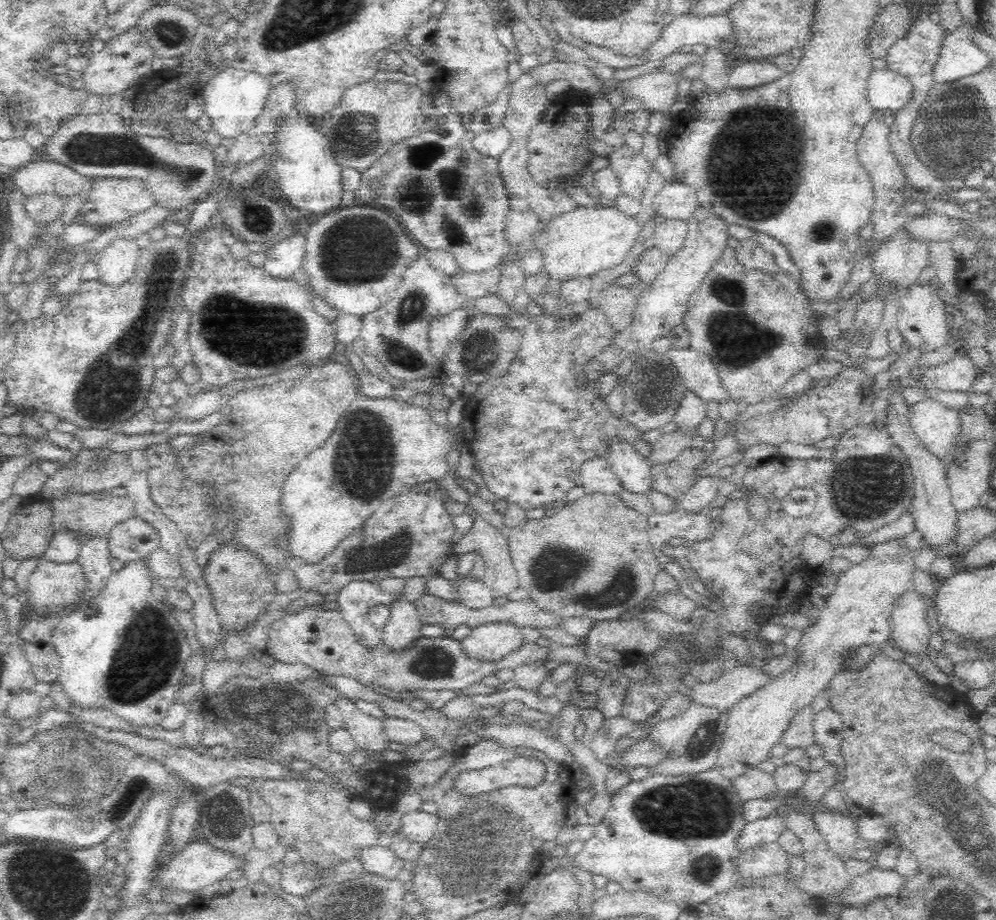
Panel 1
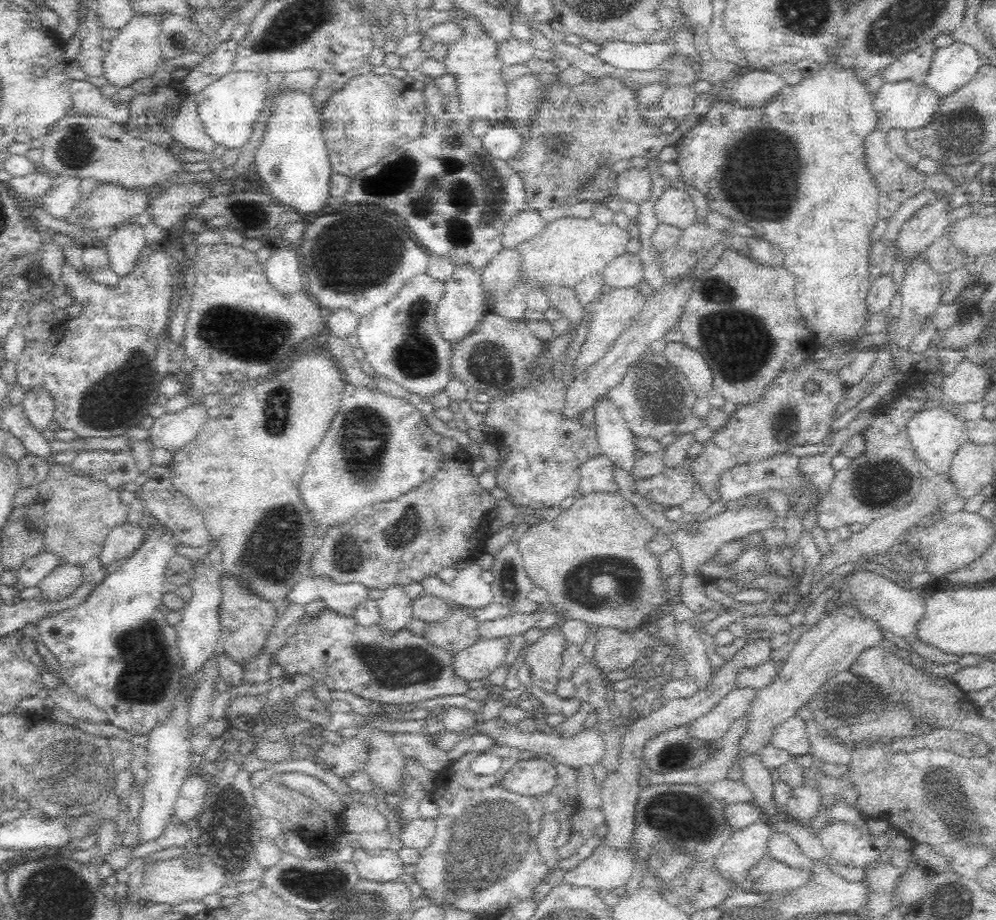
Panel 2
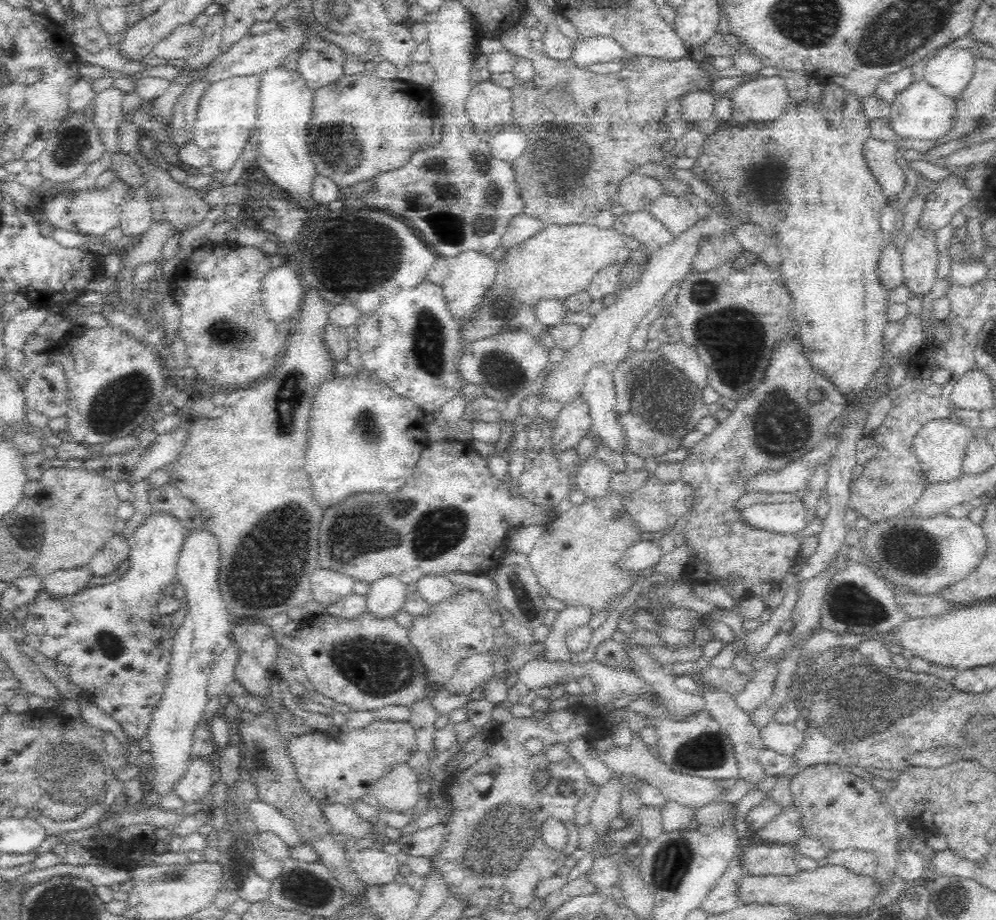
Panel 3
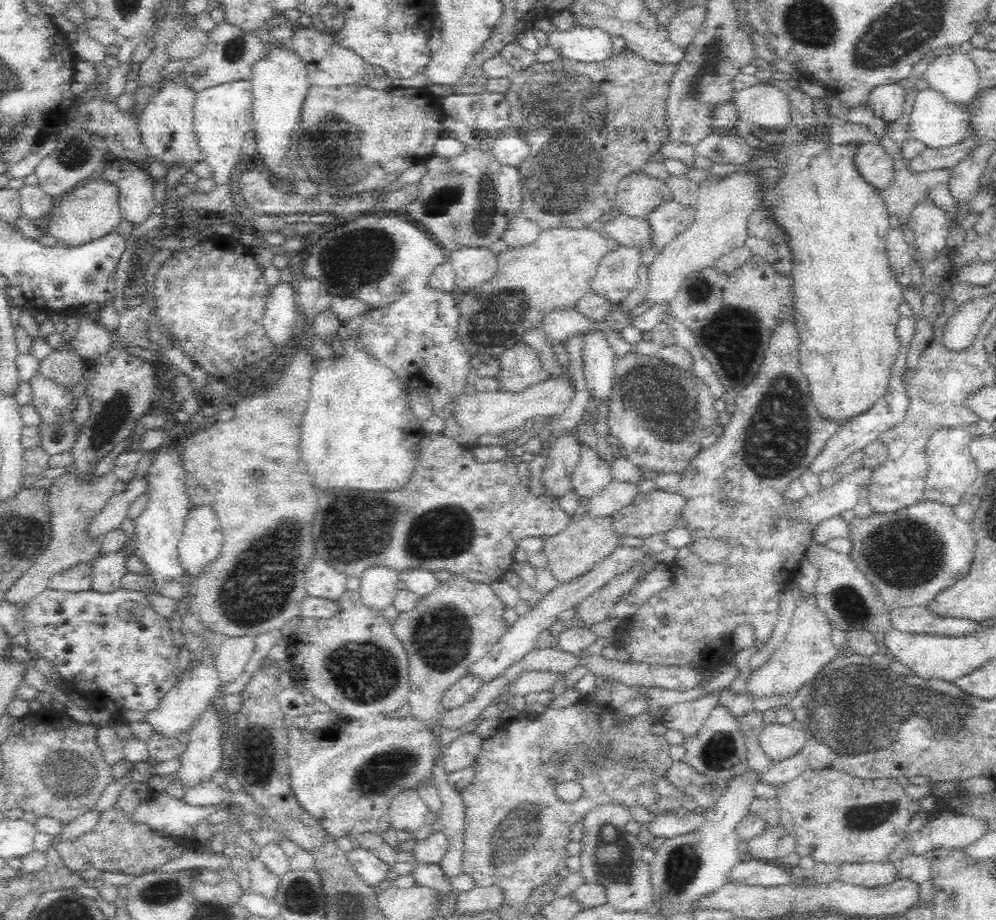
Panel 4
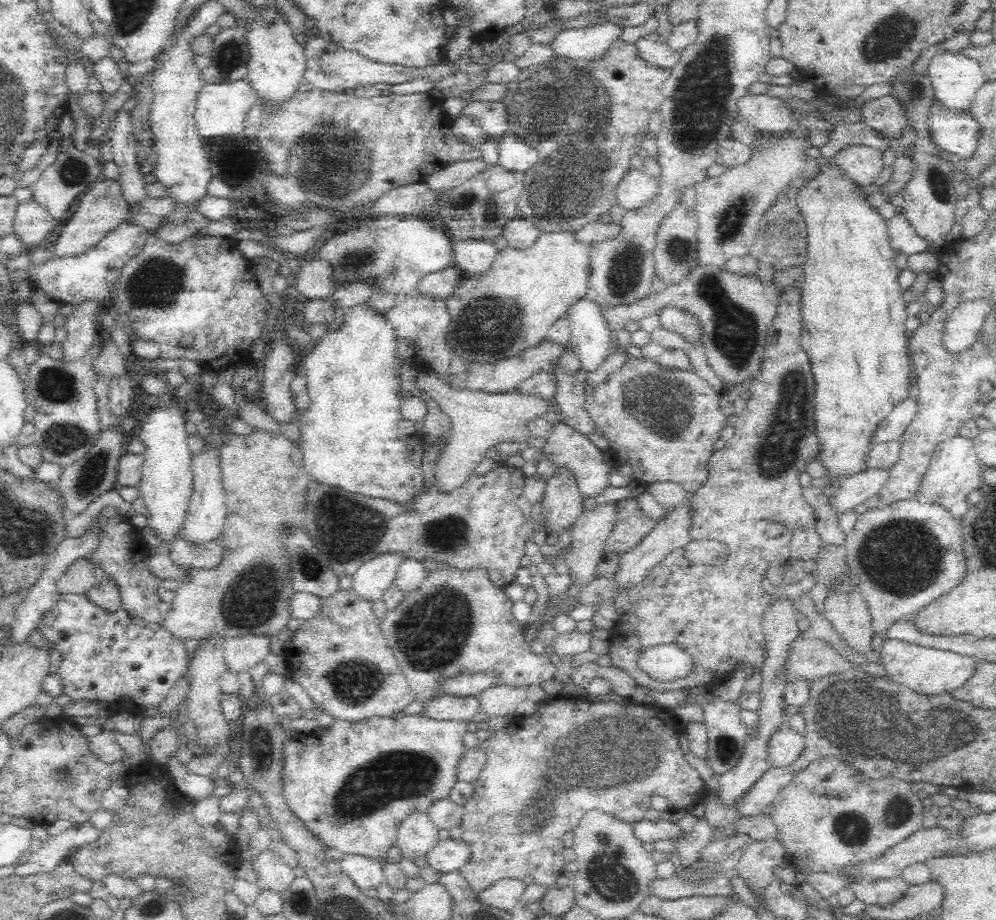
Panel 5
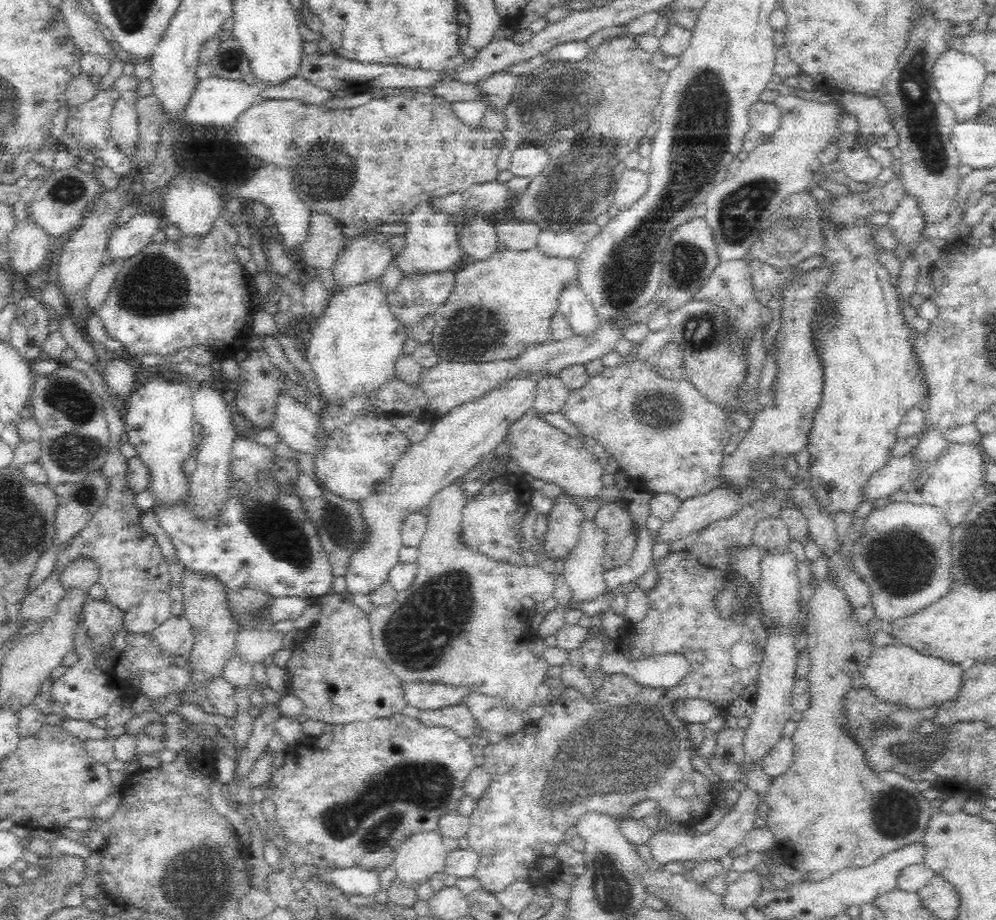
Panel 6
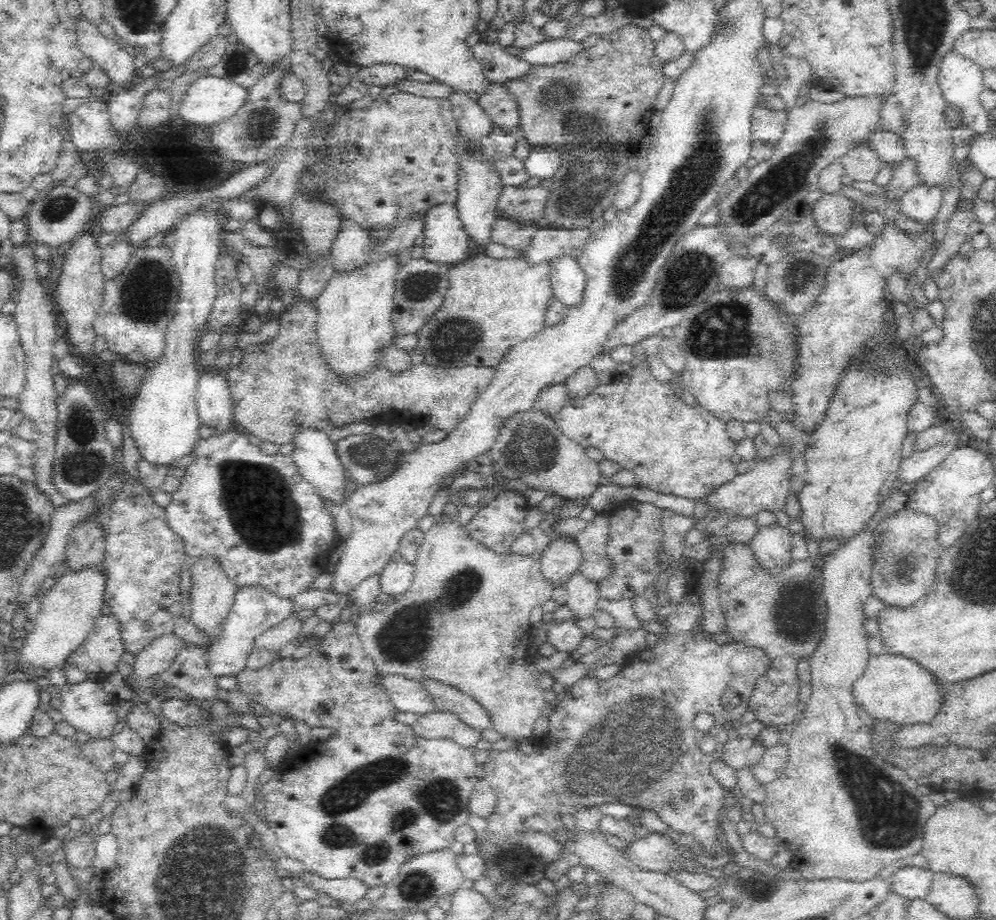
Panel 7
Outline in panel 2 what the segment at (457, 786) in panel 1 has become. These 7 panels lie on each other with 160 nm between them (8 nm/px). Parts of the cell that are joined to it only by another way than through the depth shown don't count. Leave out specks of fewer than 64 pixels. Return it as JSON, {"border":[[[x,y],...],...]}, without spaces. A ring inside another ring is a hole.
{"border":[[[544,758],[522,759],[499,780],[502,788],[523,796],[540,796],[554,788],[557,770]]]}

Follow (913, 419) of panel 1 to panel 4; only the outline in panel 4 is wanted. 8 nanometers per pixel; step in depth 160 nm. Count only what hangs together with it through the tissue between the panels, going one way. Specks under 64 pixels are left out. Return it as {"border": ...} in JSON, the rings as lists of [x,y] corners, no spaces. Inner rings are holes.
{"border":[[[946,427],[935,430],[926,441],[926,460],[928,470],[926,475],[926,490],[924,498],[944,502],[950,506],[961,503],[960,496],[974,484],[976,476],[980,476],[980,471],[974,464],[972,455],[968,452],[970,441],[973,436],[967,427]]]}

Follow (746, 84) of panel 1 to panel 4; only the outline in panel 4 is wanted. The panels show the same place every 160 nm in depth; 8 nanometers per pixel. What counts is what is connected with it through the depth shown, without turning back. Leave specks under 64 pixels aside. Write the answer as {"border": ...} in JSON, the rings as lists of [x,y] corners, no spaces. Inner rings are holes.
{"border":[[[750,86],[734,92],[731,100],[740,120],[750,120],[756,127],[783,130],[792,123],[790,101],[778,86]]]}

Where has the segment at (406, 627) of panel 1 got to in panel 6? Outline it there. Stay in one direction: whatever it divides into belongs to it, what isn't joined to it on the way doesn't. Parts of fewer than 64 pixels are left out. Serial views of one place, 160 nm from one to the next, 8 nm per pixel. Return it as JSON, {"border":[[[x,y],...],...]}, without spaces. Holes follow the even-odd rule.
{"border":[[[534,374],[530,377],[512,378],[508,384],[501,386],[498,390],[493,390],[482,398],[454,407],[447,412],[442,418],[439,418],[431,426],[430,431],[424,439],[412,446],[400,457],[397,465],[394,466],[393,474],[389,480],[372,496],[364,498],[361,502],[363,507],[363,516],[366,518],[367,540],[351,559],[348,573],[344,576],[346,579],[346,592],[350,594],[369,595],[373,593],[380,585],[389,580],[389,573],[399,564],[399,552],[403,546],[402,541],[402,524],[406,520],[410,511],[420,510],[429,506],[434,494],[442,491],[455,478],[464,475],[470,471],[473,466],[486,460],[485,456],[492,452],[507,435],[509,426],[522,418],[526,413],[532,413],[532,401],[535,393],[535,384],[548,374]]]}

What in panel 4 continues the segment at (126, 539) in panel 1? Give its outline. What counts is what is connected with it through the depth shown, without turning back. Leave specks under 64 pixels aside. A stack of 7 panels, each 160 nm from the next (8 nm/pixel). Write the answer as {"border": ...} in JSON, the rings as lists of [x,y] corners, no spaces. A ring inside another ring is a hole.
{"border":[[[110,551],[98,555],[90,564],[92,568],[91,588],[95,591],[111,591],[123,588],[121,579],[128,574],[127,557],[121,551]]]}

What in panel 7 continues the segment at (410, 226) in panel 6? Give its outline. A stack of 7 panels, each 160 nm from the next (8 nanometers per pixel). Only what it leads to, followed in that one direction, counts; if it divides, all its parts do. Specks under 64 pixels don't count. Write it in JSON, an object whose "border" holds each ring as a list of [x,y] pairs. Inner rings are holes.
{"border":[[[440,203],[430,207],[421,221],[424,235],[422,259],[452,266],[468,258],[469,238],[454,204]]]}

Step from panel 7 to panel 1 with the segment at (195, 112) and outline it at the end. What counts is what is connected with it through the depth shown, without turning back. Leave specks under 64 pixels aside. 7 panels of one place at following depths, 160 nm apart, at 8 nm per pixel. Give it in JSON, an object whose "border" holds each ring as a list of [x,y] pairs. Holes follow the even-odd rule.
{"border":[[[227,66],[226,70],[216,74],[201,90],[206,106],[204,113],[208,115],[211,128],[221,138],[236,138],[254,128],[254,123],[262,108],[266,106],[268,94],[272,89],[261,74]]]}

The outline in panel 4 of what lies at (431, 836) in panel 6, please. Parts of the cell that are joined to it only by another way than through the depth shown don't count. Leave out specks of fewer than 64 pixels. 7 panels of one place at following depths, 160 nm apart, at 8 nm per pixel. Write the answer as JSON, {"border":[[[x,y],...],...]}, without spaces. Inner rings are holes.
{"border":[[[416,788],[400,790],[394,798],[390,798],[387,811],[391,826],[409,832],[411,838],[415,838],[416,832],[427,826],[426,814],[429,810]]]}

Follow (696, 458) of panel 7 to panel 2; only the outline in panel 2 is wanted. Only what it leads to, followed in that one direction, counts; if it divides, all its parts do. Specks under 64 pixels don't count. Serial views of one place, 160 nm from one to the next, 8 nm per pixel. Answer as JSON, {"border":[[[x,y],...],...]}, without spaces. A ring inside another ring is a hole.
{"border":[[[650,348],[628,368],[622,380],[607,392],[608,399],[621,412],[631,433],[637,437],[660,440],[692,414],[698,398],[686,377],[667,360],[664,354]]]}

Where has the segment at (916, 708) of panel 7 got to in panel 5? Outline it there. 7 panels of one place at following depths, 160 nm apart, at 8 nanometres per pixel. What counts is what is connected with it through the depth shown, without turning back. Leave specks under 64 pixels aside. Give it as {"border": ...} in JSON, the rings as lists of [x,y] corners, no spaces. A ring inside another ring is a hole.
{"border":[[[886,639],[878,651],[880,663],[884,665],[884,677],[922,694],[953,693],[960,688],[976,670],[976,655],[960,654],[950,650],[936,650],[926,646]]]}

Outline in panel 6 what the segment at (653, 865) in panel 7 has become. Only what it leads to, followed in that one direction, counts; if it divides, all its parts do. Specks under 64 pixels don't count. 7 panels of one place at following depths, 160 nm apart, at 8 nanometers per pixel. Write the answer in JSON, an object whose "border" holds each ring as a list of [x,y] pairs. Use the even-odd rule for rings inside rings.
{"border":[[[739,788],[740,797],[737,802],[728,810],[722,820],[710,830],[710,832],[696,832],[696,834],[684,834],[681,831],[670,831],[668,829],[659,829],[647,845],[650,848],[652,858],[662,866],[674,861],[701,861],[714,860],[724,854],[730,854],[734,848],[738,848],[744,842],[744,836],[753,829],[756,818],[761,816],[758,808],[762,802],[766,802],[767,792],[756,792],[752,788]]]}

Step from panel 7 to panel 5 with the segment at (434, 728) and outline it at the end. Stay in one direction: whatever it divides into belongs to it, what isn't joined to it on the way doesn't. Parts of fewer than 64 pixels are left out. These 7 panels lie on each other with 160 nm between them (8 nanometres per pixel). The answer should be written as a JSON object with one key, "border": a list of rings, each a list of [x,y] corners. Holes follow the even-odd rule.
{"border":[[[446,693],[426,702],[421,712],[433,719],[464,720],[473,725],[472,718],[478,714],[479,709],[479,695],[462,697]]]}

